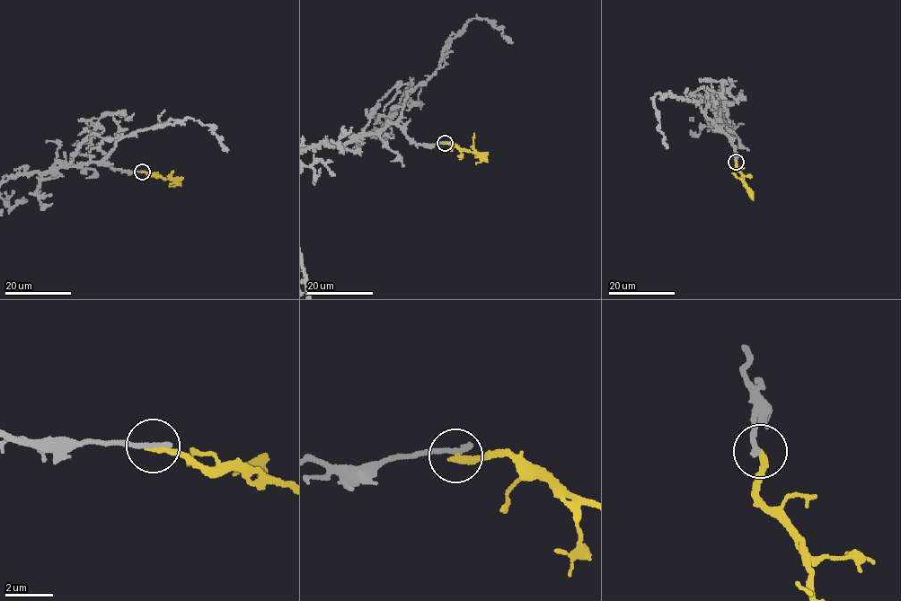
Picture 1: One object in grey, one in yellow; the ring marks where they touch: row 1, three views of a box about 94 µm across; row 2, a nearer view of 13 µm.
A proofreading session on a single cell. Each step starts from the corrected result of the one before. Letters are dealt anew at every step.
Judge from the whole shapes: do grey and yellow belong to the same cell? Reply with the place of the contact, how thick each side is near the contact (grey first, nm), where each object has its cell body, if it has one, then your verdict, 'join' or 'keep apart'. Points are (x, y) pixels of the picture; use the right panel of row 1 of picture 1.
(736, 162) | 280/280 nm | grey none | yellow none | keep apart

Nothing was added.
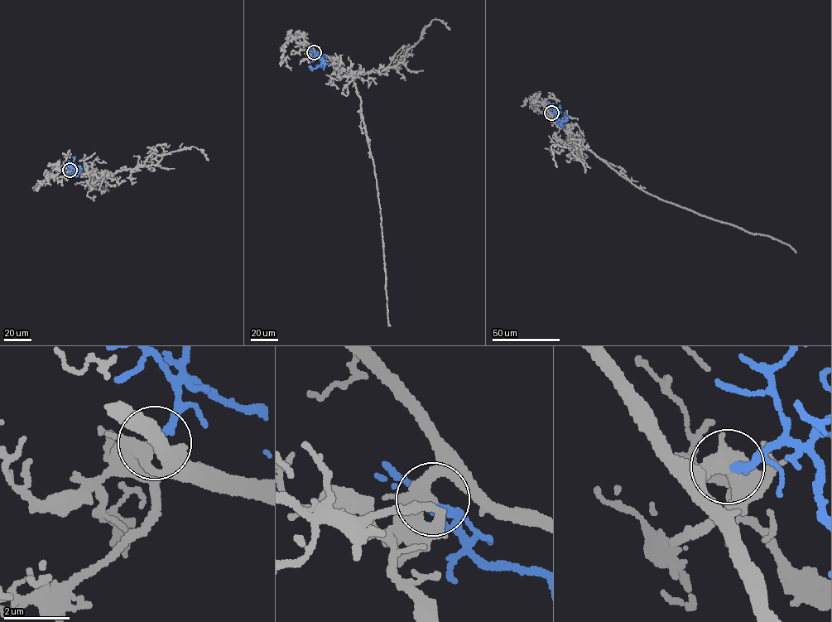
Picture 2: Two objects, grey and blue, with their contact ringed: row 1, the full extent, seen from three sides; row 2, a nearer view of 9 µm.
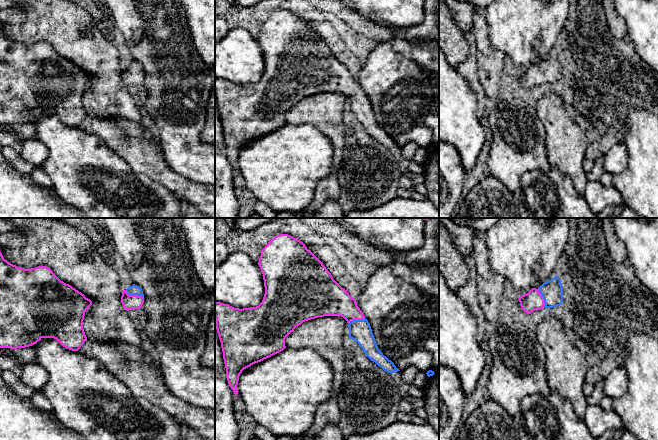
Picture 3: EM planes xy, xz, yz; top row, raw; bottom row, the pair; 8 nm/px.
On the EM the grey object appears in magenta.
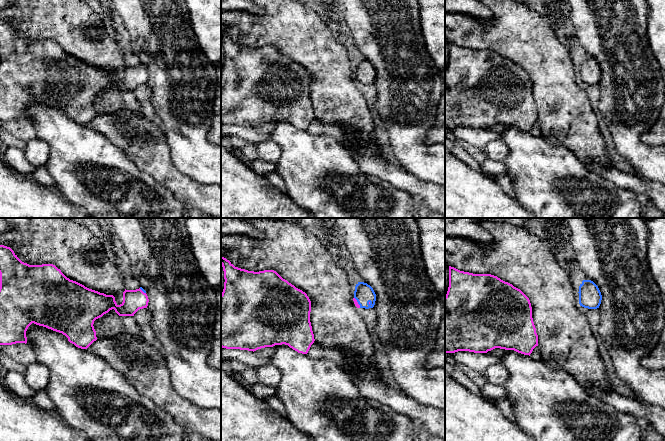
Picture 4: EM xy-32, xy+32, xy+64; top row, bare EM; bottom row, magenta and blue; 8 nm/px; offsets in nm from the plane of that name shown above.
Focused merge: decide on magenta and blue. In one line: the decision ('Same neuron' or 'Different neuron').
Same neuron

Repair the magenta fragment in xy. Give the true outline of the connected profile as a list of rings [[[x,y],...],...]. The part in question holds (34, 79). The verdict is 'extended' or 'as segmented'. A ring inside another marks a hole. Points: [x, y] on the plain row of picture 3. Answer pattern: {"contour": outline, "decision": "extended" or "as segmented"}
{"contour": [[[0,27],[0,124],[25,124],[36,120],[42,114],[54,114],[63,123],[78,127],[87,117],[83,105],[86,86],[92,77],[71,61],[61,57],[46,42],[31,45],[17,43],[4,35]]], "decision": "as segmented"}

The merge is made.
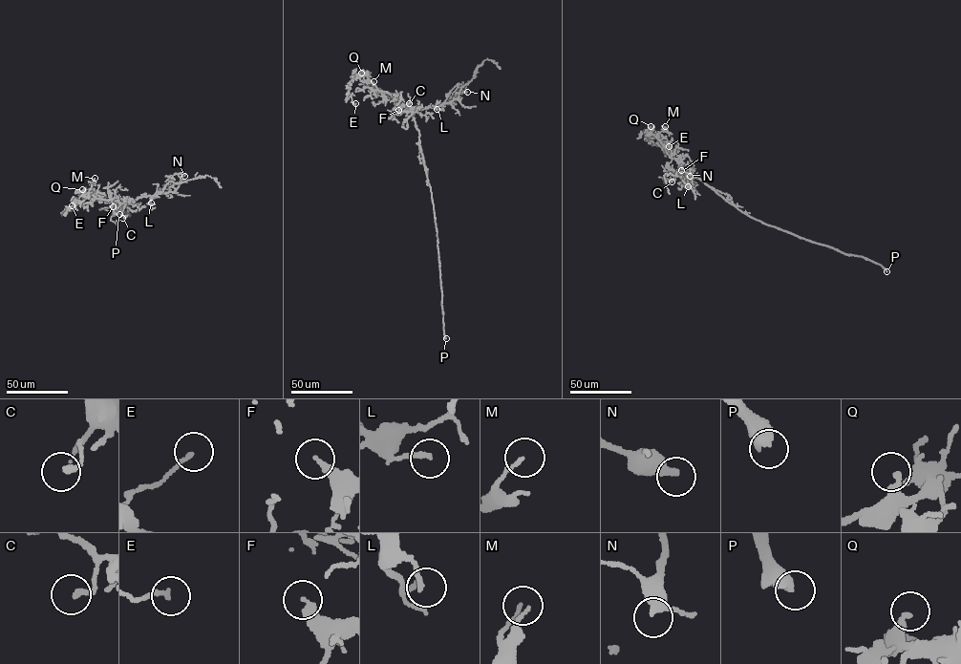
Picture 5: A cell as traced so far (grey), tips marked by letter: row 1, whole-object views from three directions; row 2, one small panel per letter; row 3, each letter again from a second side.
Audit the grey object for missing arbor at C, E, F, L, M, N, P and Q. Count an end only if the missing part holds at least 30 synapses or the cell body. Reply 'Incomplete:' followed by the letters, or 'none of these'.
Incomplete: N, P

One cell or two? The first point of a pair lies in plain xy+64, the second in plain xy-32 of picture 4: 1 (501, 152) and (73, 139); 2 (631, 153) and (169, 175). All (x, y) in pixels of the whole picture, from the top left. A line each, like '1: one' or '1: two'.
1: two
2: two

